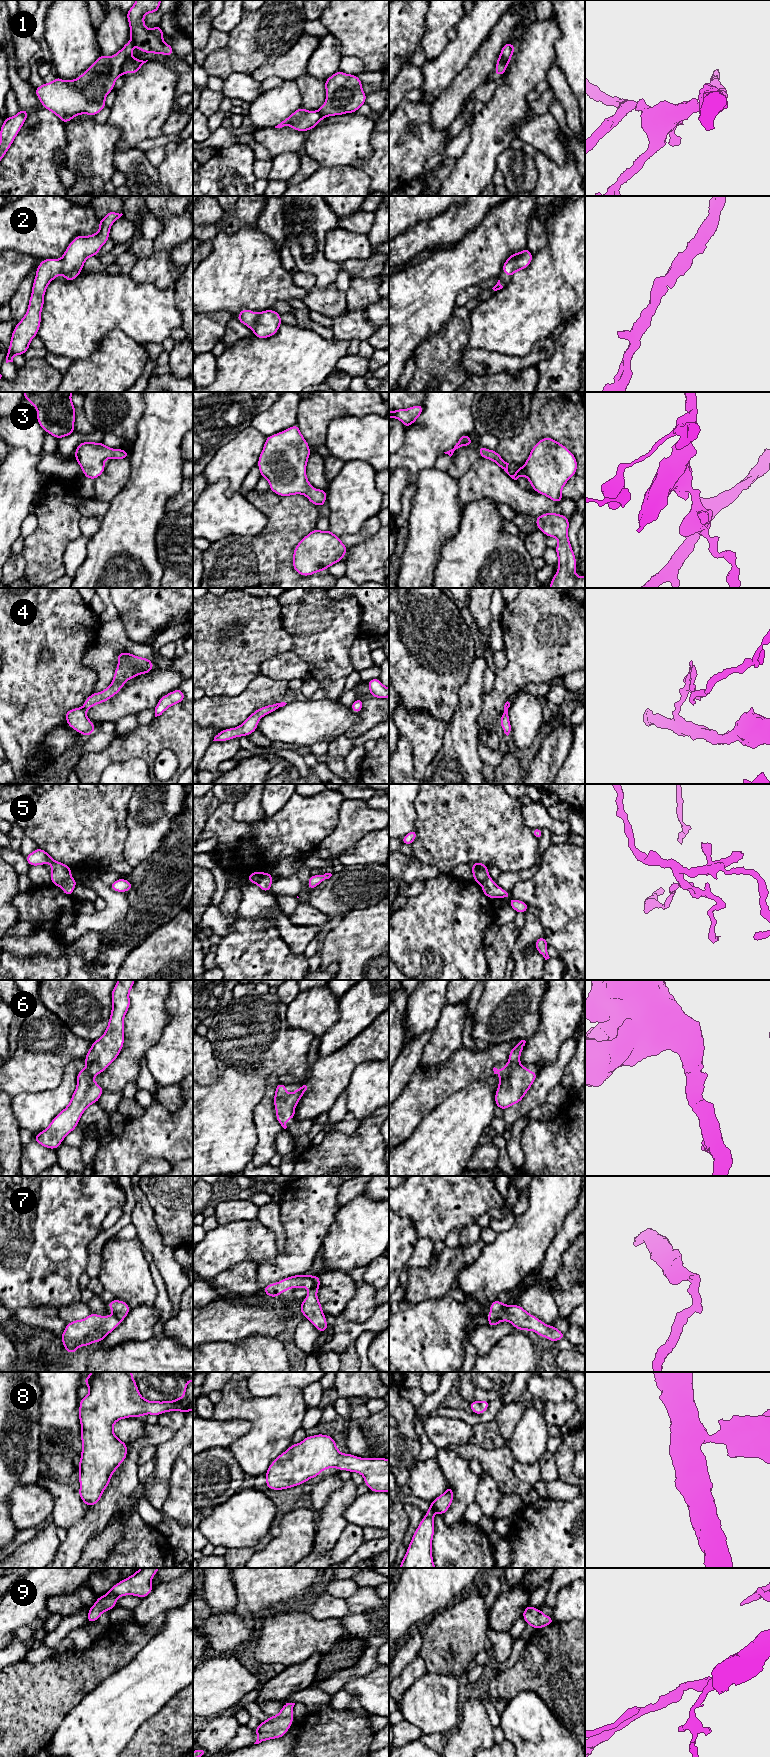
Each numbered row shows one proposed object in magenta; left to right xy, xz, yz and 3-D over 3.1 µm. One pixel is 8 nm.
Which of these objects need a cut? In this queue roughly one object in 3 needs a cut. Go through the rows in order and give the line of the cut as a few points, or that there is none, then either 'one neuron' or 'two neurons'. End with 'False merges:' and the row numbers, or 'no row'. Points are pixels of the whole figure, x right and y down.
1: cut xy (130, 55), (123, 63), (121, 74); two neurons
2: cut none; one neuron
3: cut none; one neuron
4: cut xy (82, 707), (85, 711); two neurons
5: cut xy (71, 877), (62, 886); two neurons
6: cut none; one neuron
7: cut xz (313, 1276), (313, 1287), (310, 1290); two neurons
8: cut none; one neuron
9: cut none; one neuron
False merges: 1, 4, 5, 7

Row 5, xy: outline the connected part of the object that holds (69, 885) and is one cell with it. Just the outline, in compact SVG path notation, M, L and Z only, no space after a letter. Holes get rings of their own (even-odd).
M71 877L65 881L62 892L65 895L72 896L73 890L76 885L77 881Z

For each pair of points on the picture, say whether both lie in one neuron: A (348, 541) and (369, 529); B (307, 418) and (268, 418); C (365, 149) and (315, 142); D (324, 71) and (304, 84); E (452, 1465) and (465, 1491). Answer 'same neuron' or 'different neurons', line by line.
A: same neuron
B: different neurons
C: same neuron
D: different neurons
E: same neuron

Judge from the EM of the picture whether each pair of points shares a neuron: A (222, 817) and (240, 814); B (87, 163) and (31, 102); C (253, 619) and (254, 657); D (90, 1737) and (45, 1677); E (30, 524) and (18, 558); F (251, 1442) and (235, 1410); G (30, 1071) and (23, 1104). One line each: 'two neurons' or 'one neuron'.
A: two neurons
B: two neurons
C: one neuron
D: two neurons
E: one neuron
F: one neuron
G: two neurons

